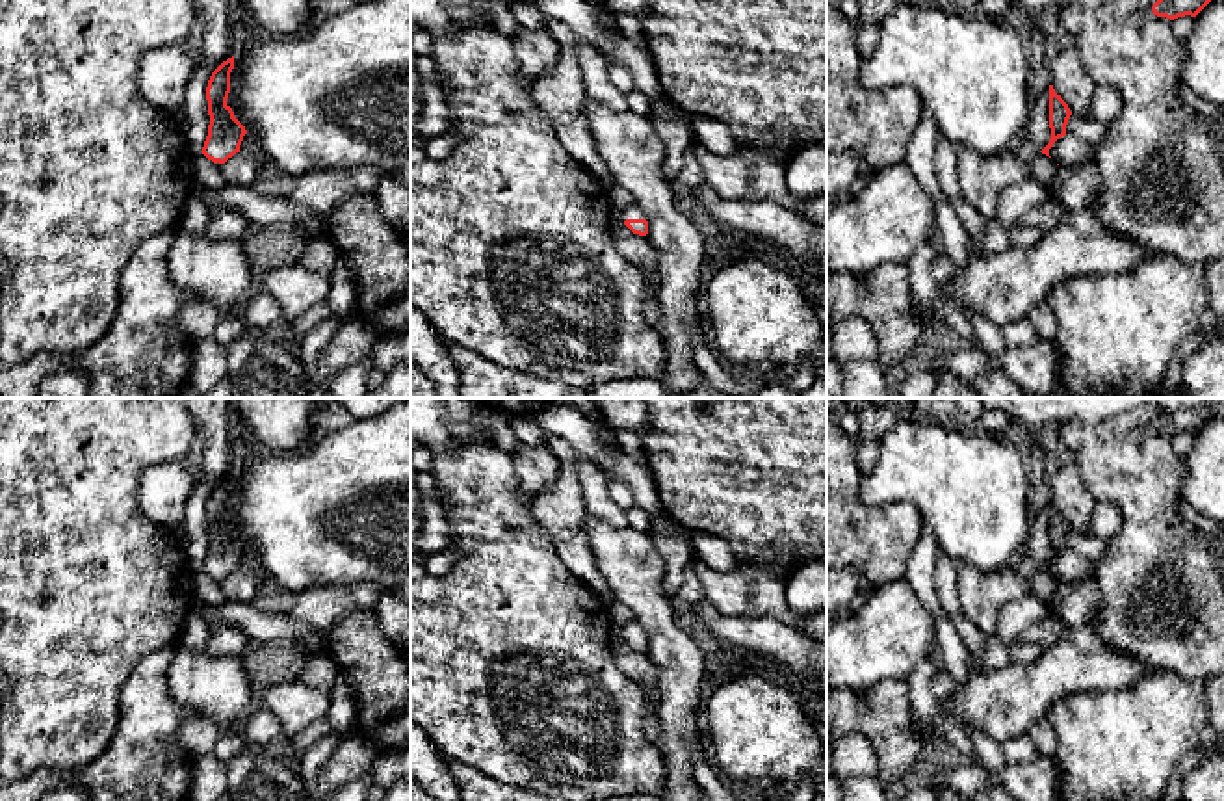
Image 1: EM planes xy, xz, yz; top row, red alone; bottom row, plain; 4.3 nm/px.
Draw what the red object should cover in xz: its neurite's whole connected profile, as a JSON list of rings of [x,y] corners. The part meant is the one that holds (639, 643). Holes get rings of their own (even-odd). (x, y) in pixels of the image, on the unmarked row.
[[[635,619],[628,624],[624,624],[622,628],[617,630],[617,634],[633,649],[639,652],[646,652],[648,650],[648,637],[646,632],[643,628],[643,624]]]

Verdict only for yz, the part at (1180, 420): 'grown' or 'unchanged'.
unchanged

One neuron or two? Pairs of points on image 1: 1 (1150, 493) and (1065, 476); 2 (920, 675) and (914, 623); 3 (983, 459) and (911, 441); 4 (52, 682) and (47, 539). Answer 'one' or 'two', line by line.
1: two
2: two
3: one
4: one

